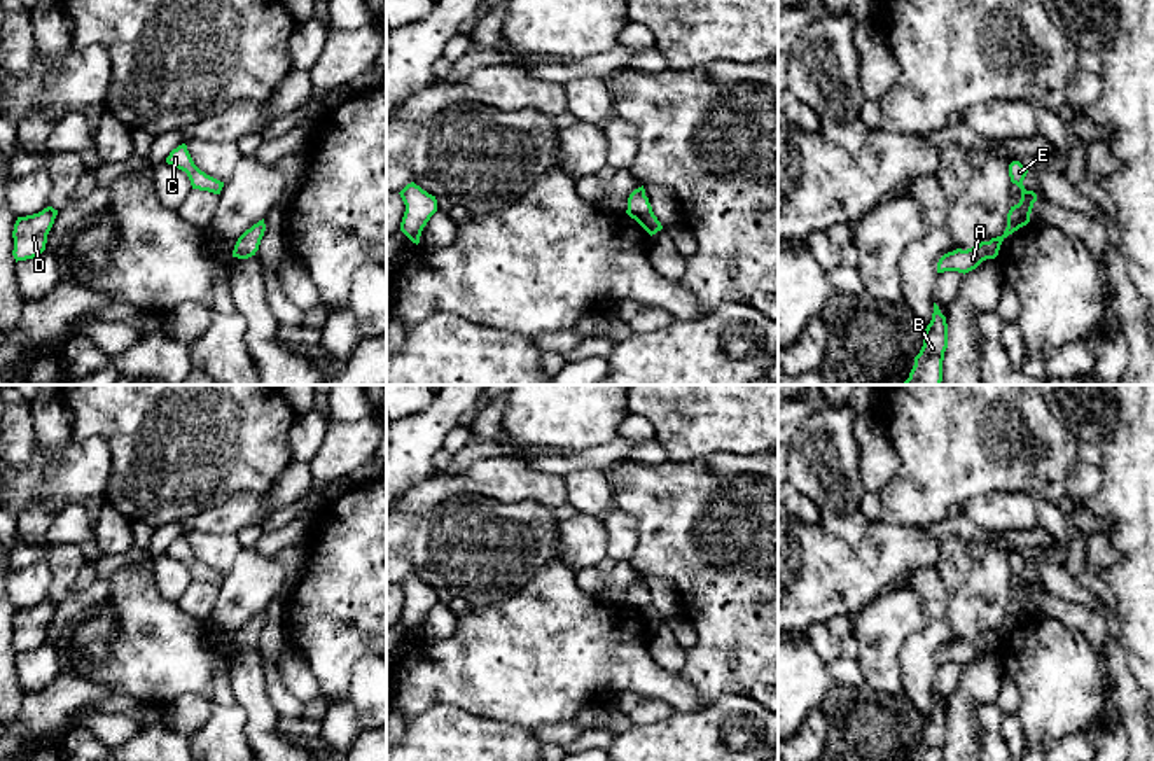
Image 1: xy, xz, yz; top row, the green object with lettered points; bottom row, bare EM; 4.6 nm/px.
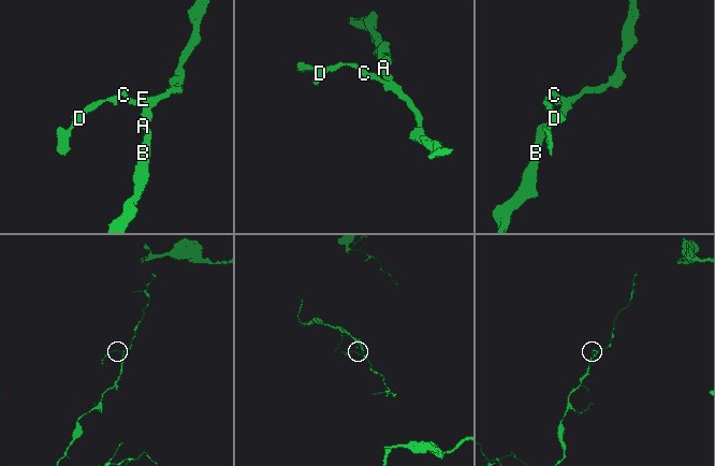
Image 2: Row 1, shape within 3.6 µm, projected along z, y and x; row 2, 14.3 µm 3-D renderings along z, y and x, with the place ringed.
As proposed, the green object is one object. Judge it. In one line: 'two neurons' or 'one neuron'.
one neuron

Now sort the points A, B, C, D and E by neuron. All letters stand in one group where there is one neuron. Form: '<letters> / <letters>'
A B C D E

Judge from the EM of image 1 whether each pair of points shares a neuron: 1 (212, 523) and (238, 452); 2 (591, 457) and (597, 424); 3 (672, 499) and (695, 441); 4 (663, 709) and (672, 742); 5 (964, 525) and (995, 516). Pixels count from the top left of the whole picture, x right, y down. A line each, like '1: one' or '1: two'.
1: two
2: two
3: two
4: two
5: two

